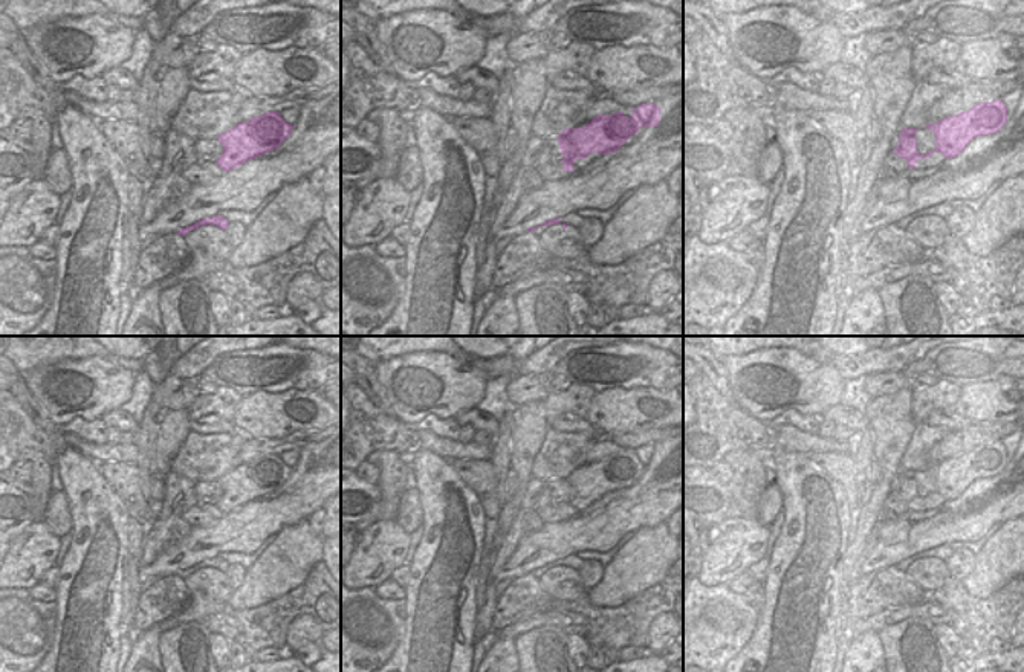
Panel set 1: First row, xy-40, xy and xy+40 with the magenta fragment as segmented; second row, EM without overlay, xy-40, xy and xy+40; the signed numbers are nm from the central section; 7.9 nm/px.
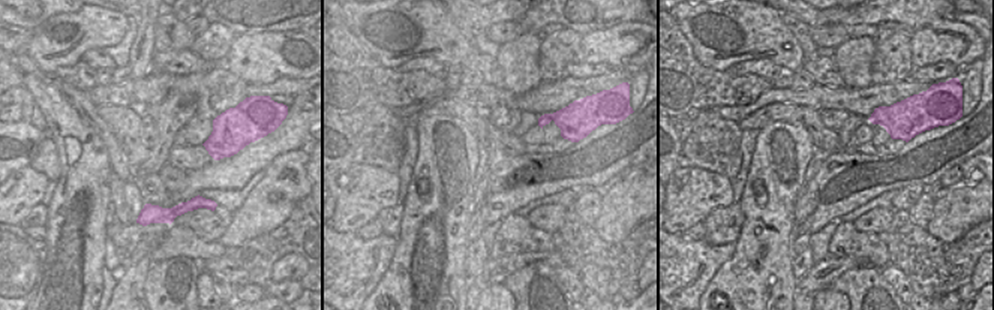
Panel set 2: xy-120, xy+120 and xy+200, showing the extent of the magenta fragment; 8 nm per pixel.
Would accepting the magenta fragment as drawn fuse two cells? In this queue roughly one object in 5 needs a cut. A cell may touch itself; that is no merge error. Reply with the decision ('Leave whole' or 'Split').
Leave whole.

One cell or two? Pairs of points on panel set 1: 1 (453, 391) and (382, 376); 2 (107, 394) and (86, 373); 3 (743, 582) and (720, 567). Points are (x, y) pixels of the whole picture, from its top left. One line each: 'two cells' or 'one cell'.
1: one cell
2: one cell
3: two cells

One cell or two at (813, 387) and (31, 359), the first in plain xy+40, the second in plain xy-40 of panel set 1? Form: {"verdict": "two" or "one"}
{"verdict": "two"}

